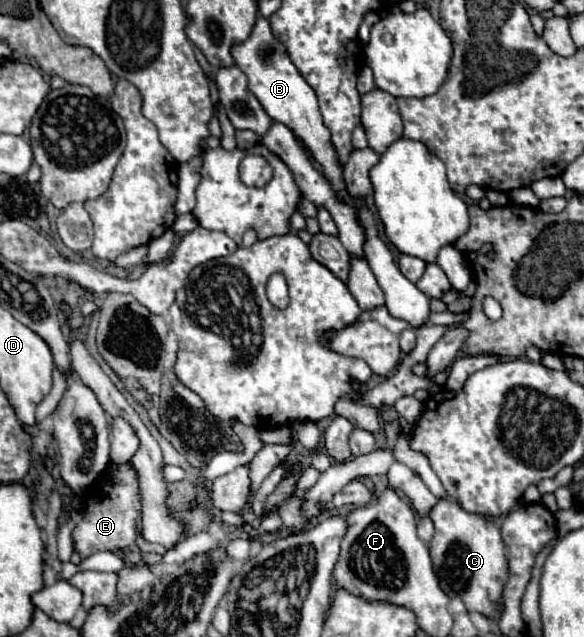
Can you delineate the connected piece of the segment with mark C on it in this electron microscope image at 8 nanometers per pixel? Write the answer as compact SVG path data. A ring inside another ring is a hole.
M451 498L439 500L429 512L435 534L429 542L433 568L439 578L441 590L455 598L459 596L467 612L479 612L487 618L497 618L501 612L501 594L507 582L507 558L501 530L479 514L465 512Z

